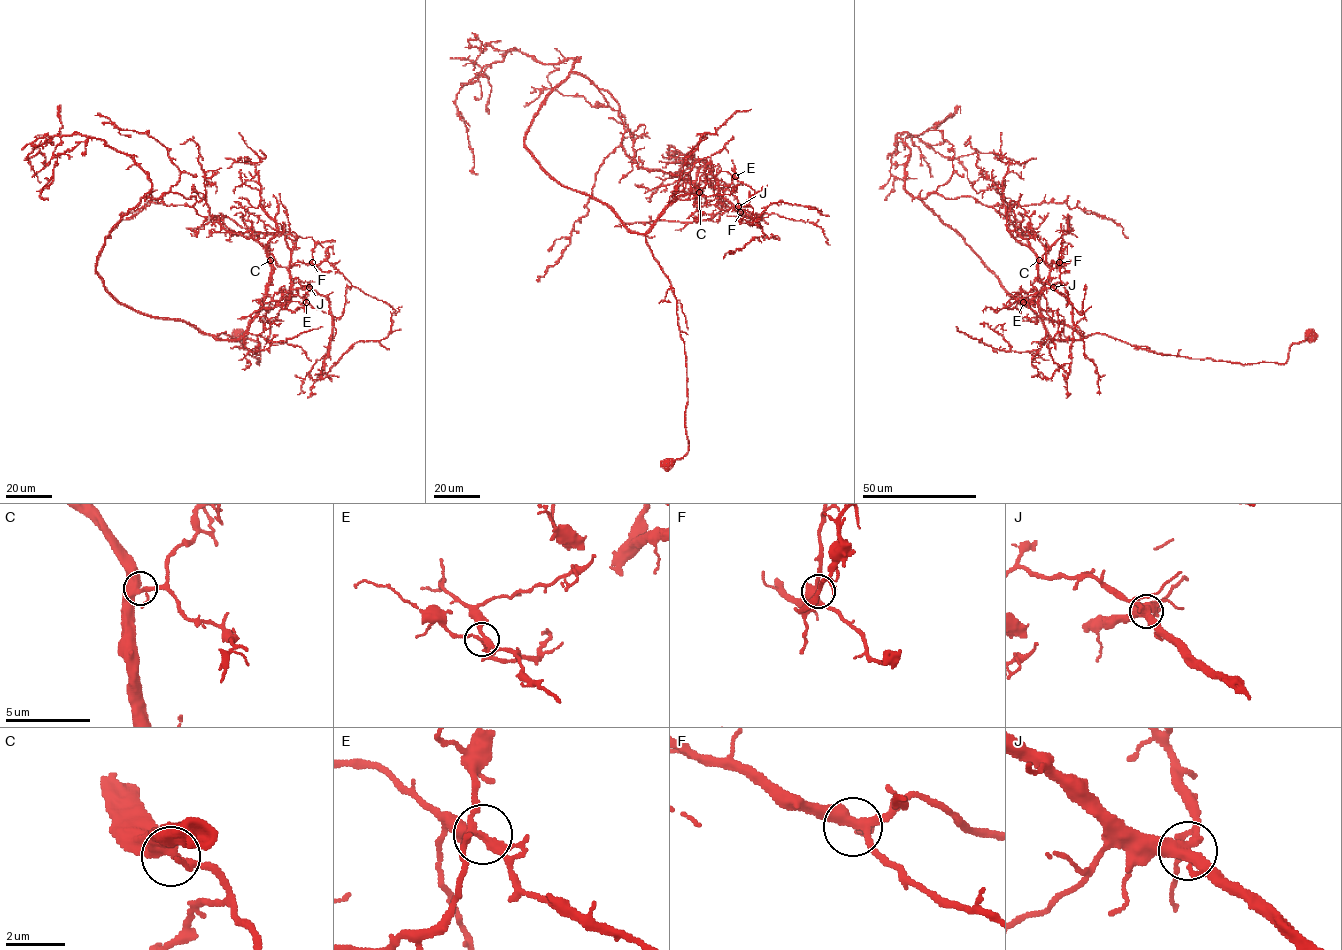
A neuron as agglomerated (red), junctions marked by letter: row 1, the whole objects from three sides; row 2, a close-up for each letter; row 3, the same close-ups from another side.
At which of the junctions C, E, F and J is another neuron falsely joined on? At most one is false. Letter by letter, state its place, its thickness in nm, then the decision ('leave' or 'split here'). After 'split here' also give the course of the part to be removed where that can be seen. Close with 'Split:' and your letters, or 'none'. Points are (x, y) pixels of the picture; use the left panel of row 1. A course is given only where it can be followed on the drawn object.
C: at (270, 260); 440 nm thick; leave
E: at (306, 302); 200 nm thick; split here; foreign part runs (306, 302), (292, 301), (290, 293), (311, 288), (330, 304), (324, 373), (355, 343), (385, 338), (390, 311)
F: at (312, 262); 360 nm thick; leave
J: at (309, 287); 380 nm thick; leave
Split: E

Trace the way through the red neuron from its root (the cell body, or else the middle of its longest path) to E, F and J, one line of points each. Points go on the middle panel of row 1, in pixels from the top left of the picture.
E: (667, 464), (687, 452), (687, 366), (676, 299), (645, 235), (668, 205), (700, 181), (722, 171), (734, 177)
F: (667, 464), (687, 452), (687, 366), (676, 299), (647, 231), (688, 193), (700, 191), (706, 204), (740, 212)
J: (667, 464), (687, 452), (687, 366), (676, 299), (645, 235), (677, 197), (714, 175), (720, 194), (738, 206)

